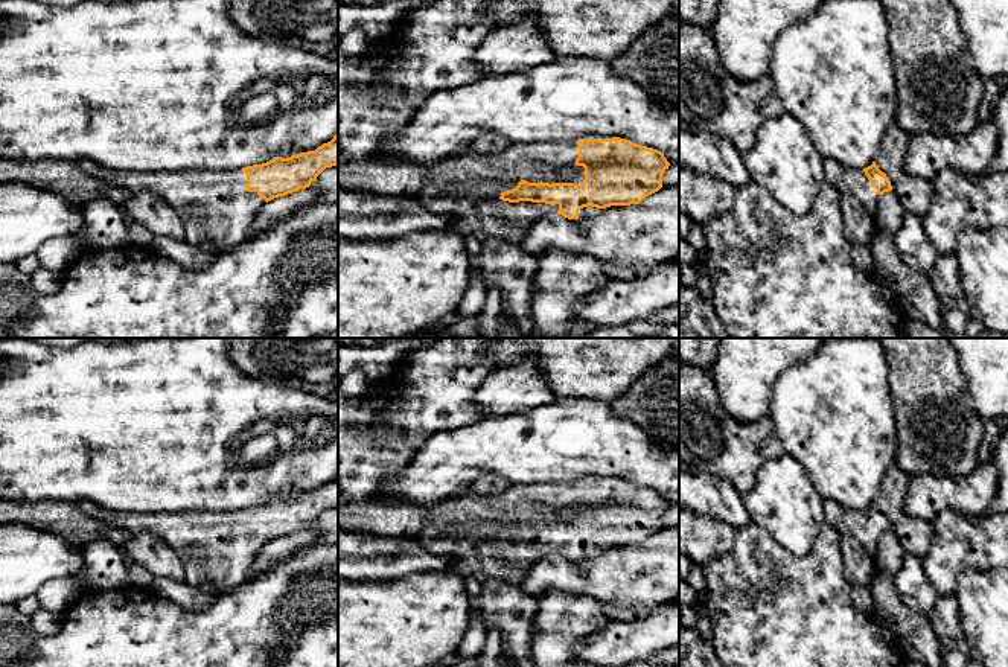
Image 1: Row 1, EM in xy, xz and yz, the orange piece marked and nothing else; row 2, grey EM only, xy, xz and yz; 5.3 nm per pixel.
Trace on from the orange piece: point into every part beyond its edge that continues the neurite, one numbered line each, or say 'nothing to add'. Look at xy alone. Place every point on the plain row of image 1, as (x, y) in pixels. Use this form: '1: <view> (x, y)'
1: xy (216, 550)

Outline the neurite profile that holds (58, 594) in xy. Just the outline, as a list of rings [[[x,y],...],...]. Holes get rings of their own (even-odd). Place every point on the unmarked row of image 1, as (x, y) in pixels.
[[[69,576],[43,583],[35,595],[40,609],[62,614],[84,594],[84,591],[78,576]]]

